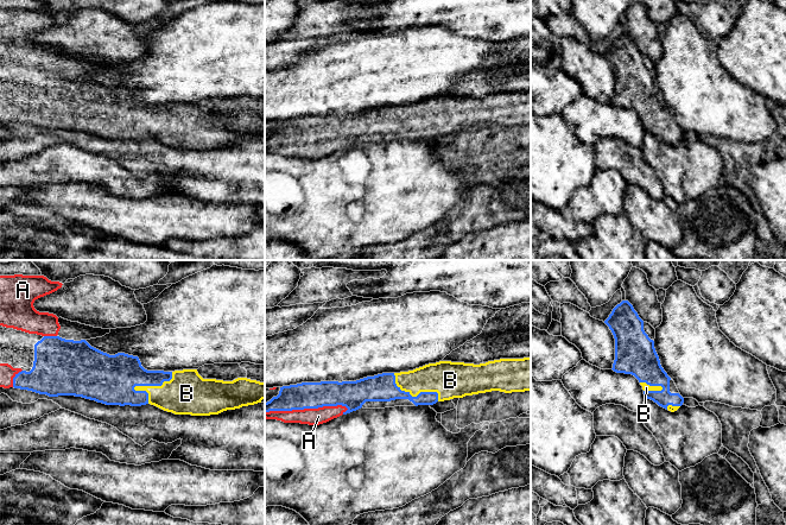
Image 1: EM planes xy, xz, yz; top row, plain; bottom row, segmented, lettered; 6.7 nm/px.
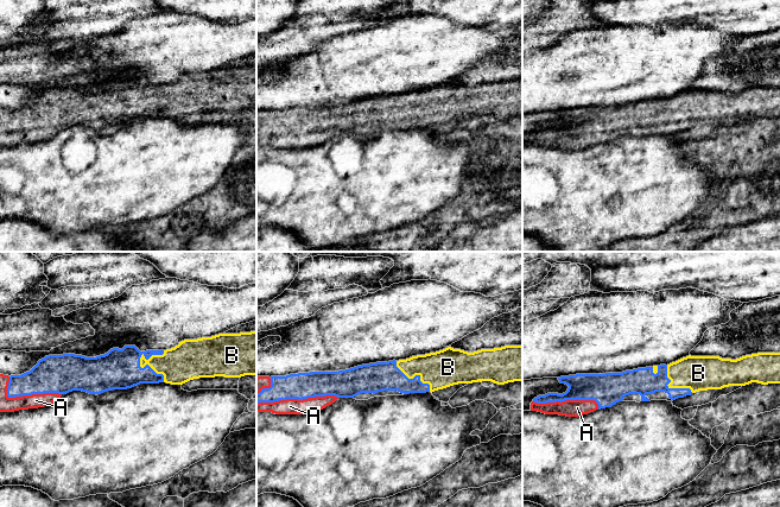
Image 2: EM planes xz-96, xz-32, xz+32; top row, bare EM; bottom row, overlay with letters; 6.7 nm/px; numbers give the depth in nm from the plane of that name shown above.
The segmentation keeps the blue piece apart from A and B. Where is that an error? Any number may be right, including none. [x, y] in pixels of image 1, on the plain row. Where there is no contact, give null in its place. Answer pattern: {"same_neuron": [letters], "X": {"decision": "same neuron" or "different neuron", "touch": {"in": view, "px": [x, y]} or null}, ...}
{"same_neuron": ["A", "B"], "A": {"decision": "same neuron", "touch": {"in": "xz", "px": [306, 141]}}, "B": {"decision": "same neuron", "touch": {"in": "xy", "px": [154, 119]}}}

